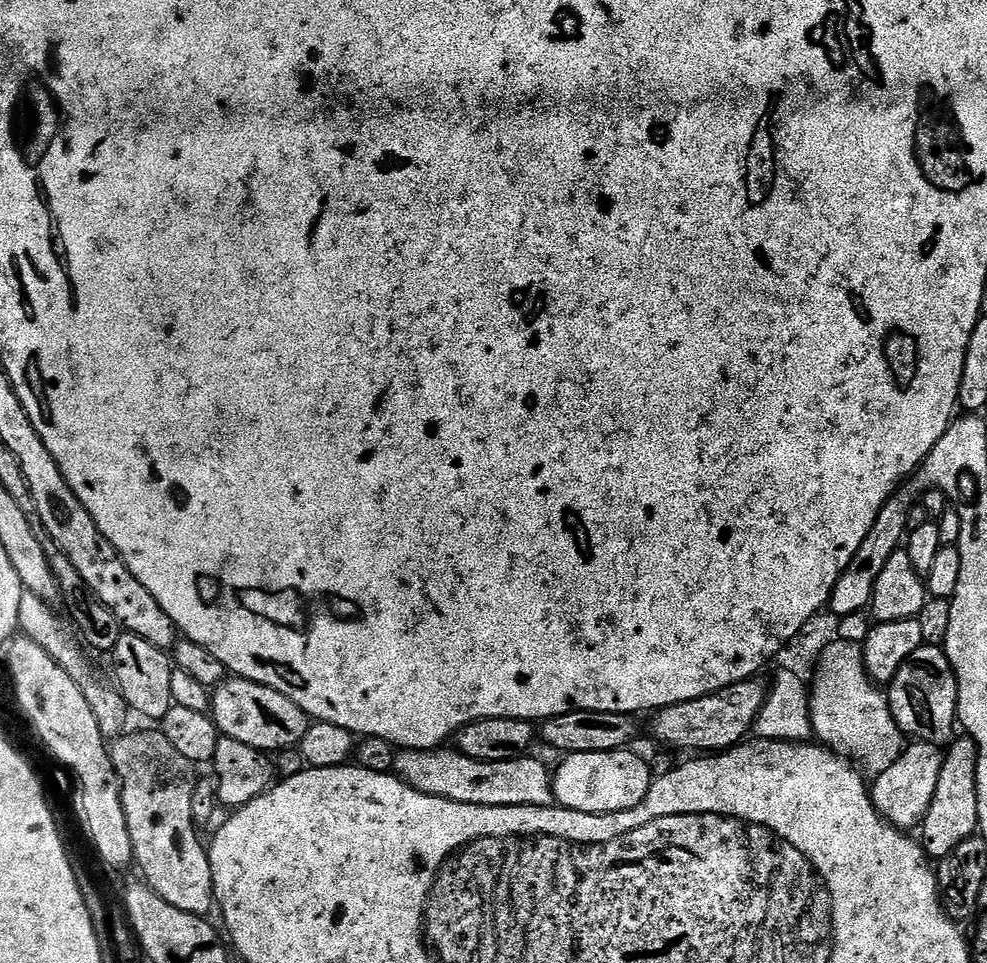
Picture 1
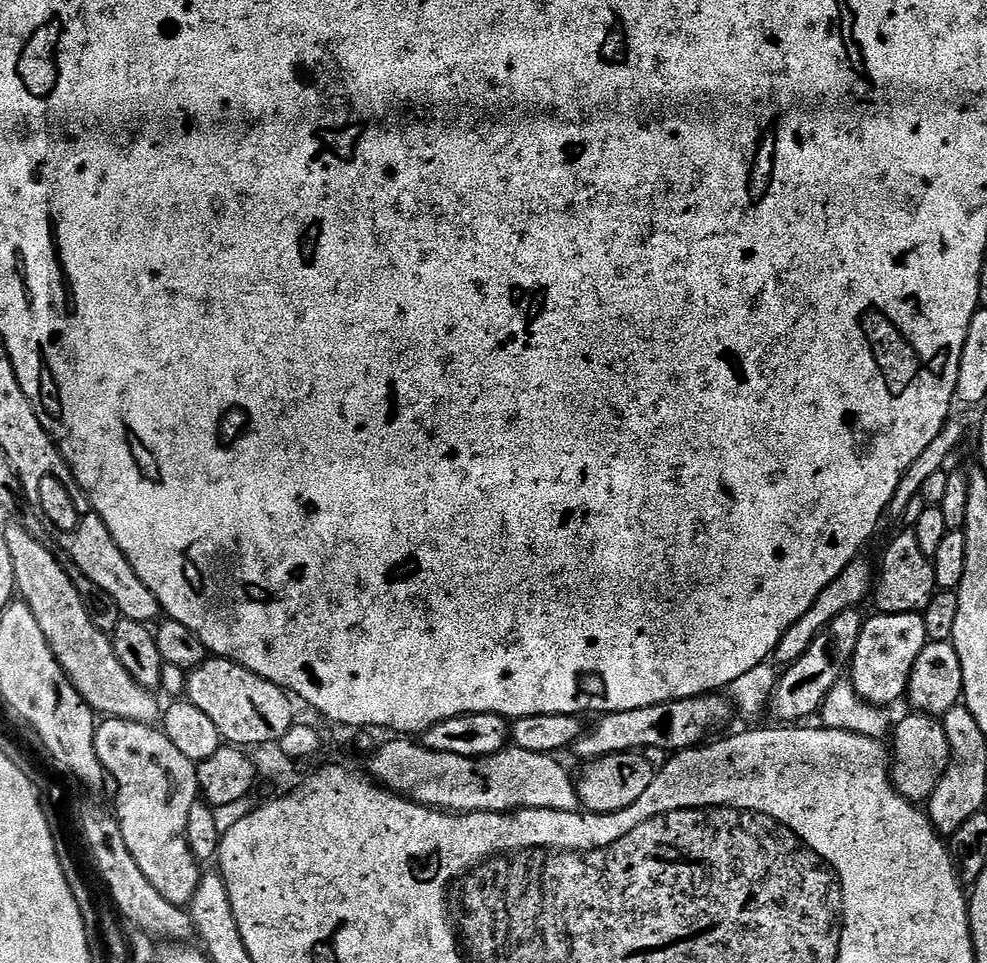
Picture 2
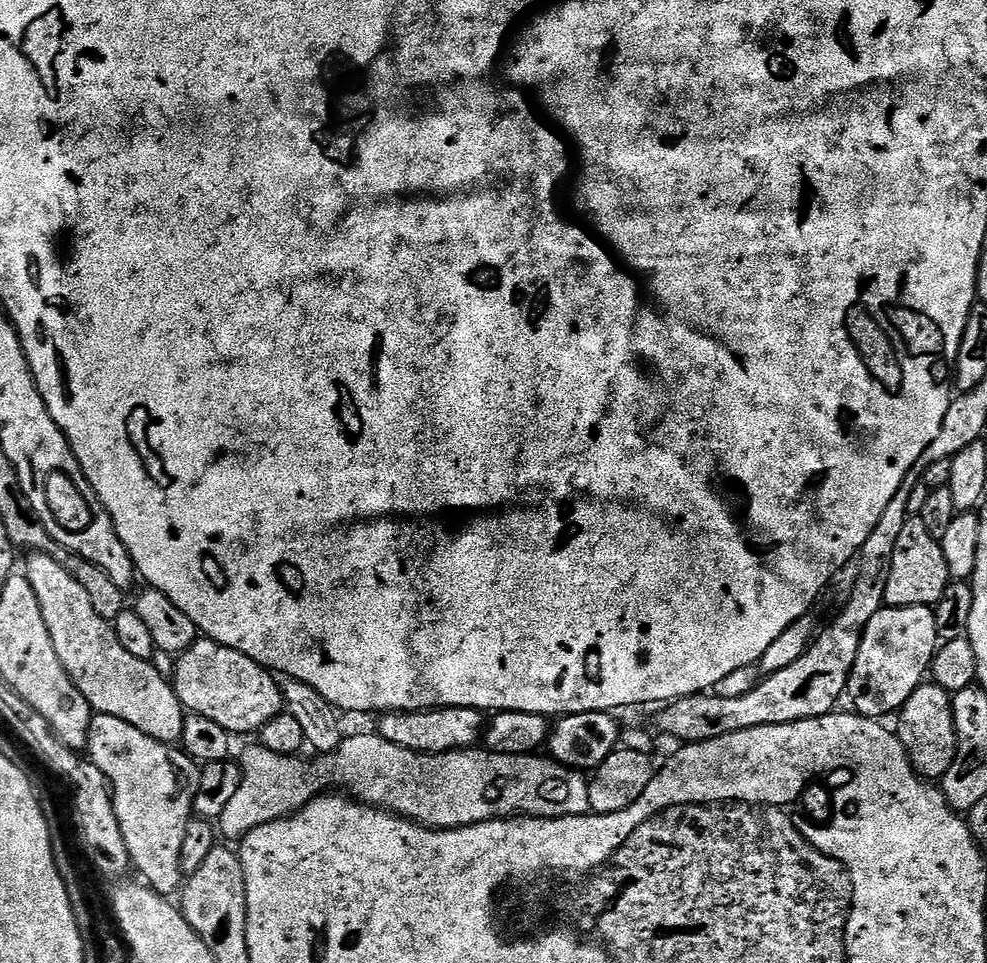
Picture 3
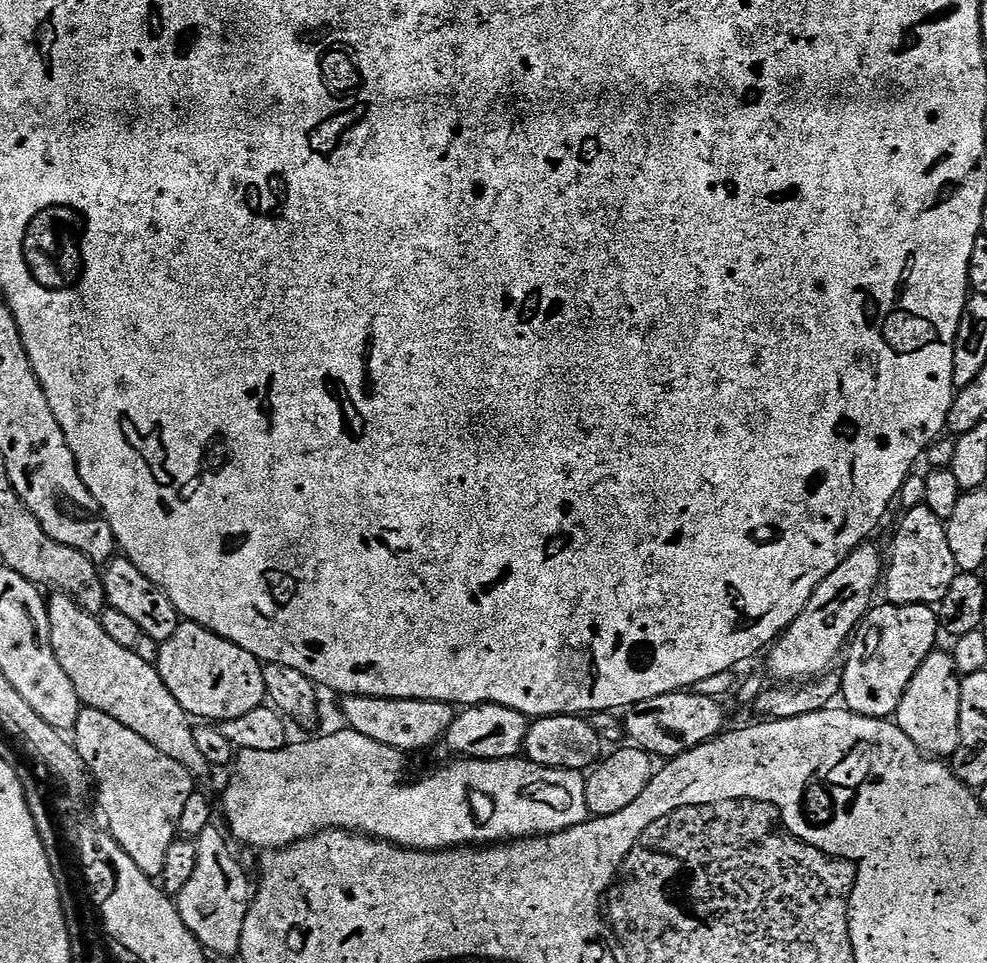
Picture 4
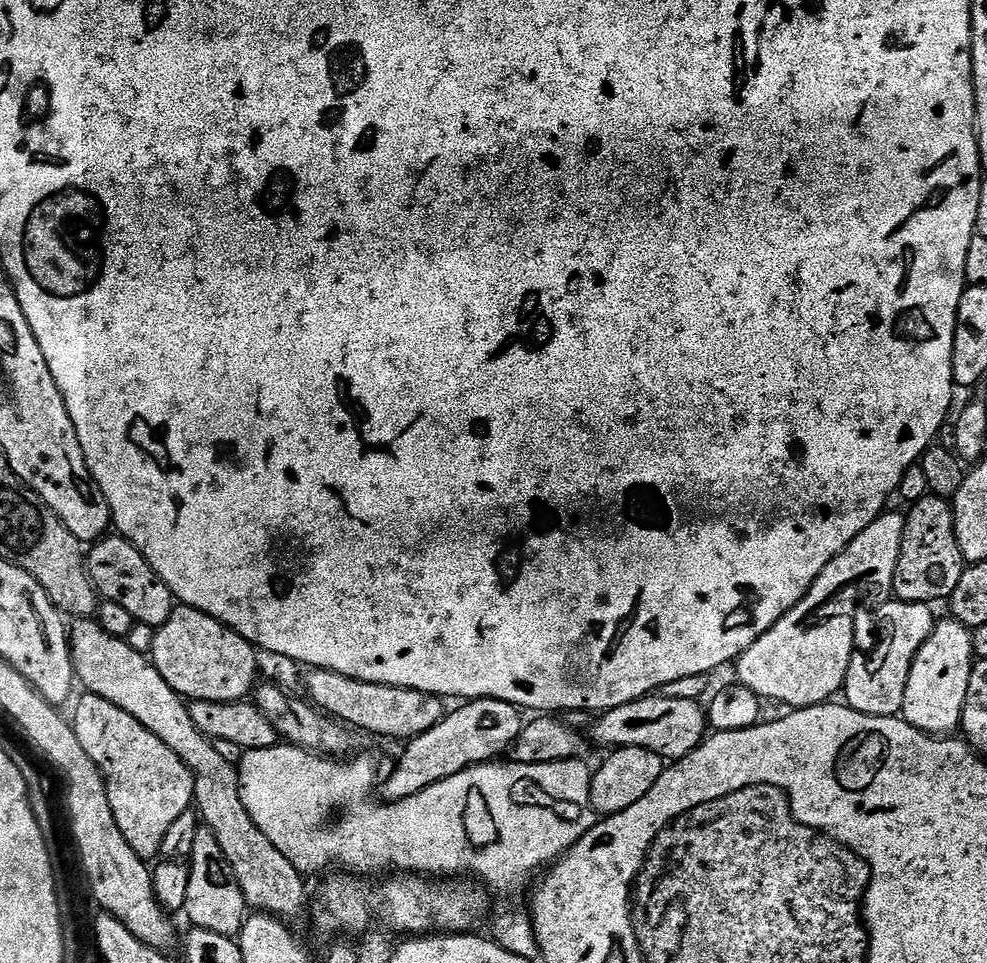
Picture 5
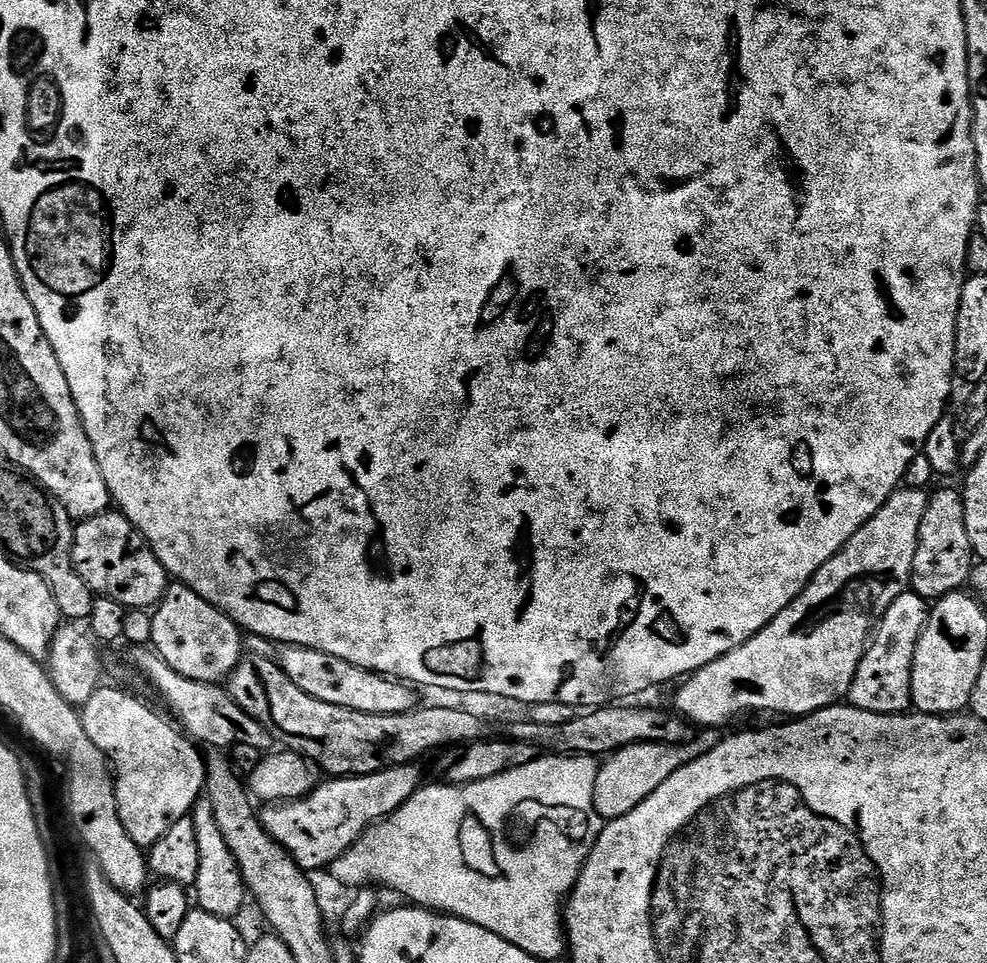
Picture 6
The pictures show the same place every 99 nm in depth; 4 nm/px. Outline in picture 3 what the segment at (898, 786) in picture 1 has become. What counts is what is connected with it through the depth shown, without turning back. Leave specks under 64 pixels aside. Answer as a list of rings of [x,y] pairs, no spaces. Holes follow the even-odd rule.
[[[935,682],[920,684],[900,708],[898,719],[898,735],[902,746],[908,752],[912,771],[929,782],[943,781],[946,770],[950,770],[956,757],[956,727],[950,693]]]

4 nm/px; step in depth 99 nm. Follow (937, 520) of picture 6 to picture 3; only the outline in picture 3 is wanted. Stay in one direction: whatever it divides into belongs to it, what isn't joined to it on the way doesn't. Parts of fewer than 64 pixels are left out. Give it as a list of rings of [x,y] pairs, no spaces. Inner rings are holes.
[[[918,514],[909,515],[906,526],[898,534],[898,542],[894,546],[894,562],[890,565],[890,579],[886,582],[885,605],[889,608],[902,606],[934,606],[942,598],[946,586],[950,583],[946,554],[942,554],[940,541],[935,540],[926,527],[926,522]]]

